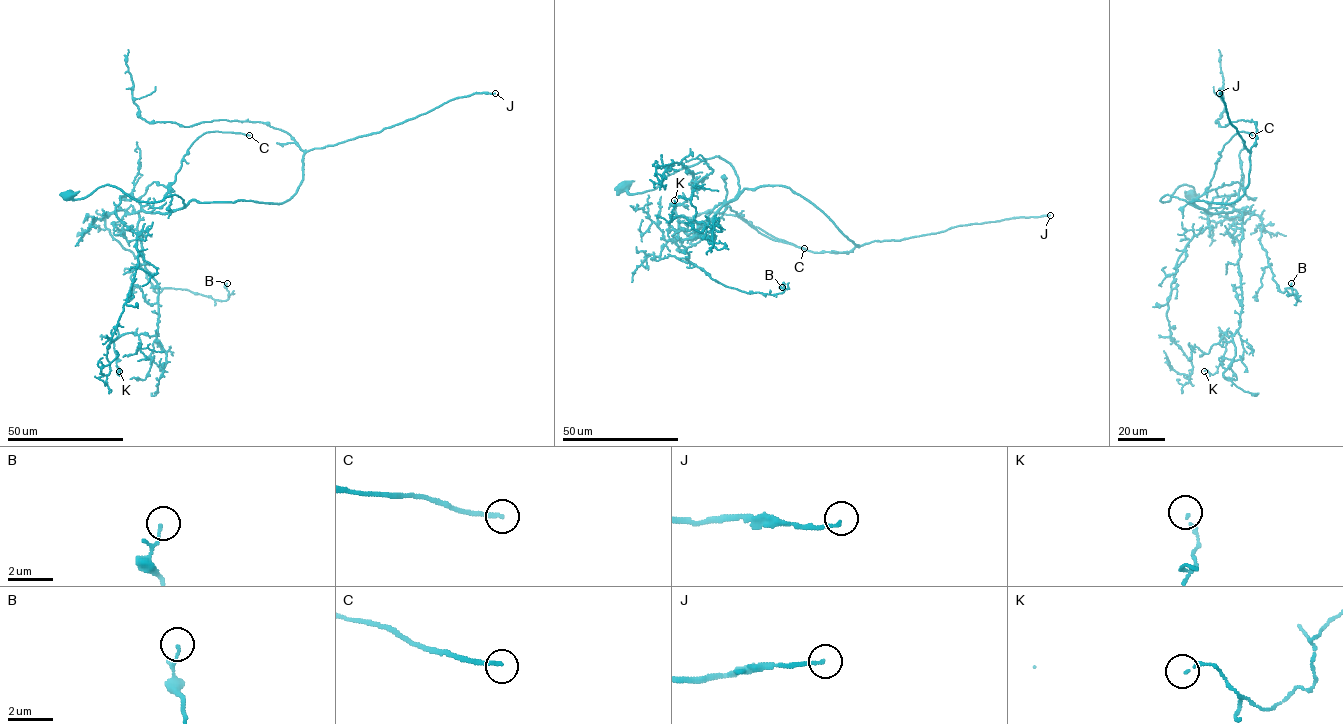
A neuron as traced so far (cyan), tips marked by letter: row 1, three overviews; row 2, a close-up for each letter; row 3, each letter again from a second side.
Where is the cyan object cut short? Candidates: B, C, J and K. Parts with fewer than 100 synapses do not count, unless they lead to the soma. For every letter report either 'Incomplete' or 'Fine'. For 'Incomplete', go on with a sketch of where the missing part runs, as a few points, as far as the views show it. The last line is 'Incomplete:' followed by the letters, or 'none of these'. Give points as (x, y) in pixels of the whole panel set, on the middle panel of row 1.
B: Fine
C: Fine
J: Incomplete
K: Fine
Incomplete: J

